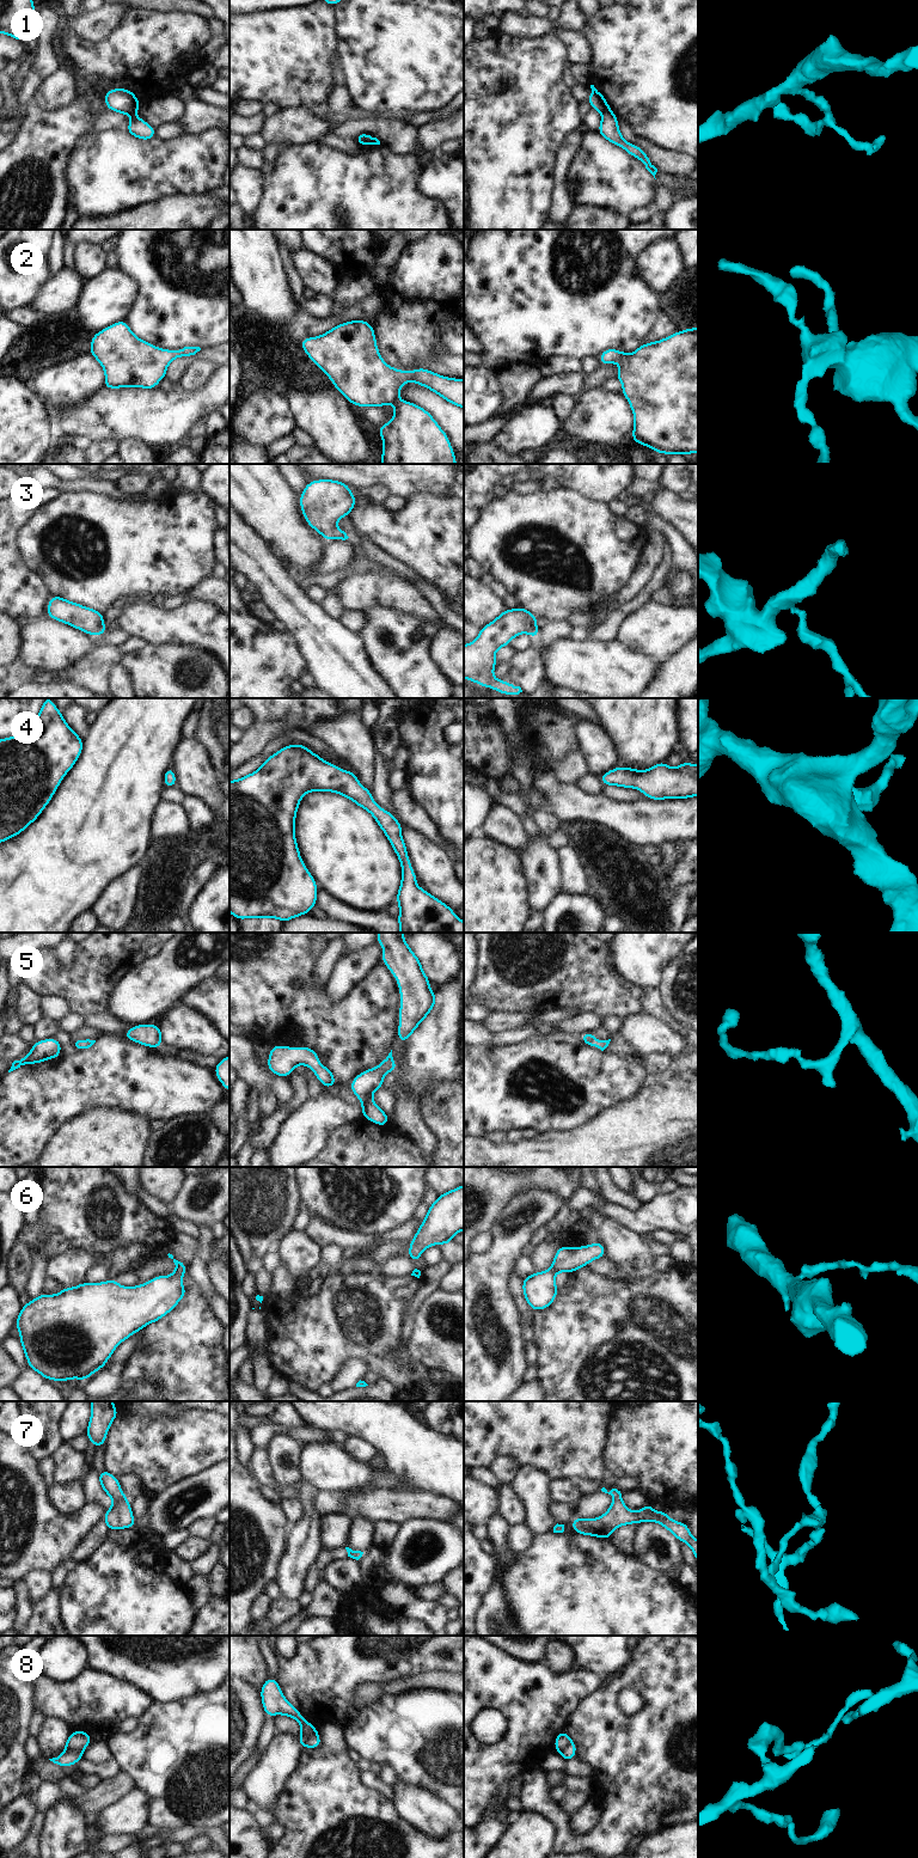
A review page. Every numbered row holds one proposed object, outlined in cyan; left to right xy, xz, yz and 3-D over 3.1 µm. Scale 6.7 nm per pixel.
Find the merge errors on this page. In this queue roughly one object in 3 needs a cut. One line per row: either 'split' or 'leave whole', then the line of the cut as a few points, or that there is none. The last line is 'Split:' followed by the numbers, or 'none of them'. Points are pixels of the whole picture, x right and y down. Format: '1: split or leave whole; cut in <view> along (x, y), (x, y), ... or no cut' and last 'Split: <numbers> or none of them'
1: split; cut in xz along (366, 134), (363, 145)
2: leave whole; no cut
3: split; cut in xz along (336, 527), (331, 532), (330, 538)
4: leave whole; no cut
5: leave whole; no cut
6: leave whole; no cut
7: leave whole; no cut
8: split; cut in xy along (66, 1748), (83, 1750)
Split: 1, 3, 8

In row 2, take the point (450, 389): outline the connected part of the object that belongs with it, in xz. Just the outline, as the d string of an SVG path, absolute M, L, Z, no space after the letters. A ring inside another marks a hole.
M367 320L342 323L318 337L304 338L300 344L353 405L363 408L394 404L392 420L378 428L384 444L380 464L457 464L447 434L426 409L400 401L399 389L409 380L464 409L463 379L446 378L422 367L411 372L386 365L378 350L374 328Z

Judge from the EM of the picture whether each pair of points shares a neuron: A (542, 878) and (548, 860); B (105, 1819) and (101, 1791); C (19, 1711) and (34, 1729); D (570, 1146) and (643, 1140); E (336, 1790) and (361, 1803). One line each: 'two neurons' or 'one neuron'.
A: one neuron
B: two neurons
C: two neurons
D: one neuron
E: one neuron

